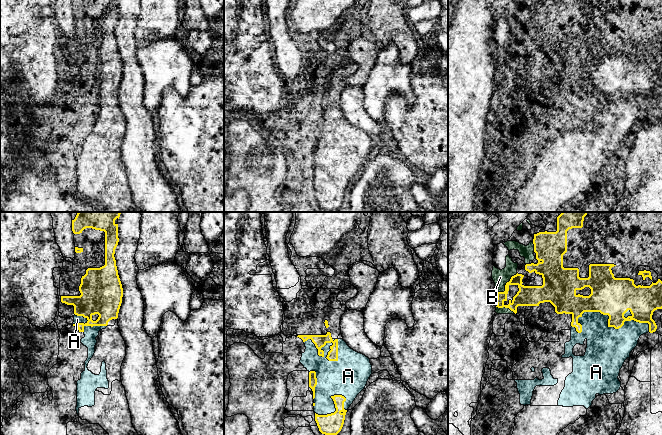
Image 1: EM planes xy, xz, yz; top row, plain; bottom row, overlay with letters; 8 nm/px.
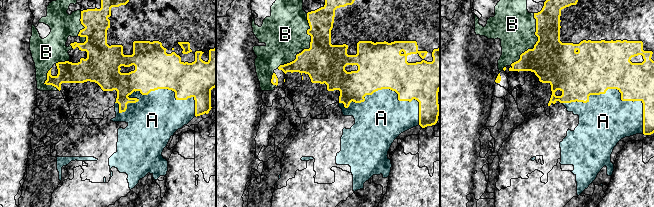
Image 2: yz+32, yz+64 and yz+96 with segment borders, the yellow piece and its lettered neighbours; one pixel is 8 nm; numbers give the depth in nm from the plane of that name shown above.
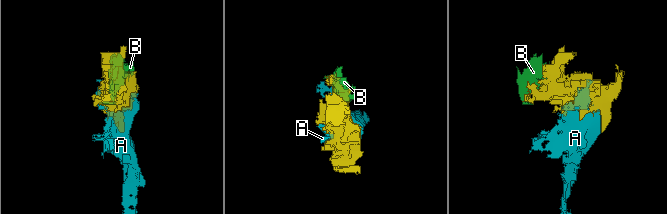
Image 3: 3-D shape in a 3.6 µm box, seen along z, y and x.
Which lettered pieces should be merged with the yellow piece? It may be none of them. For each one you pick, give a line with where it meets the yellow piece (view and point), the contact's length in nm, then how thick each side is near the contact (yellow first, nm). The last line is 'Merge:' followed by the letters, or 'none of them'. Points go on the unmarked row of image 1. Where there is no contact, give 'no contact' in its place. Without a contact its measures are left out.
A: contact yz (609, 94); length 650 nm; calibres 320 and 340 nm
Merge: A

